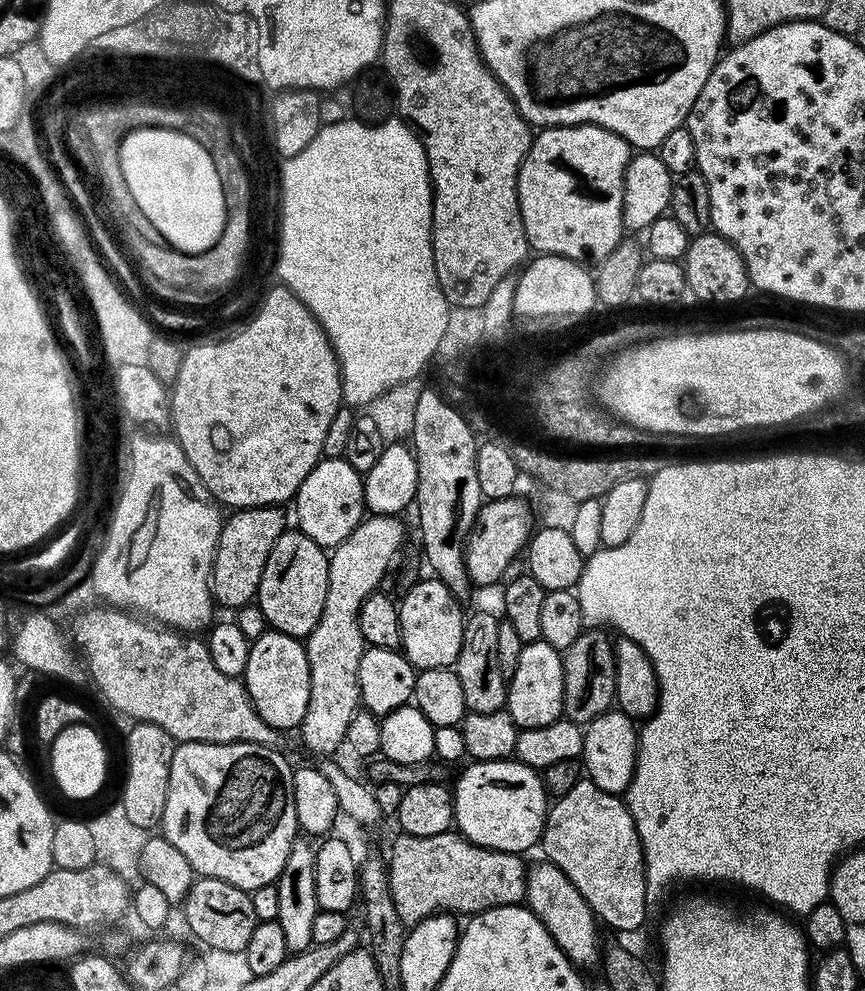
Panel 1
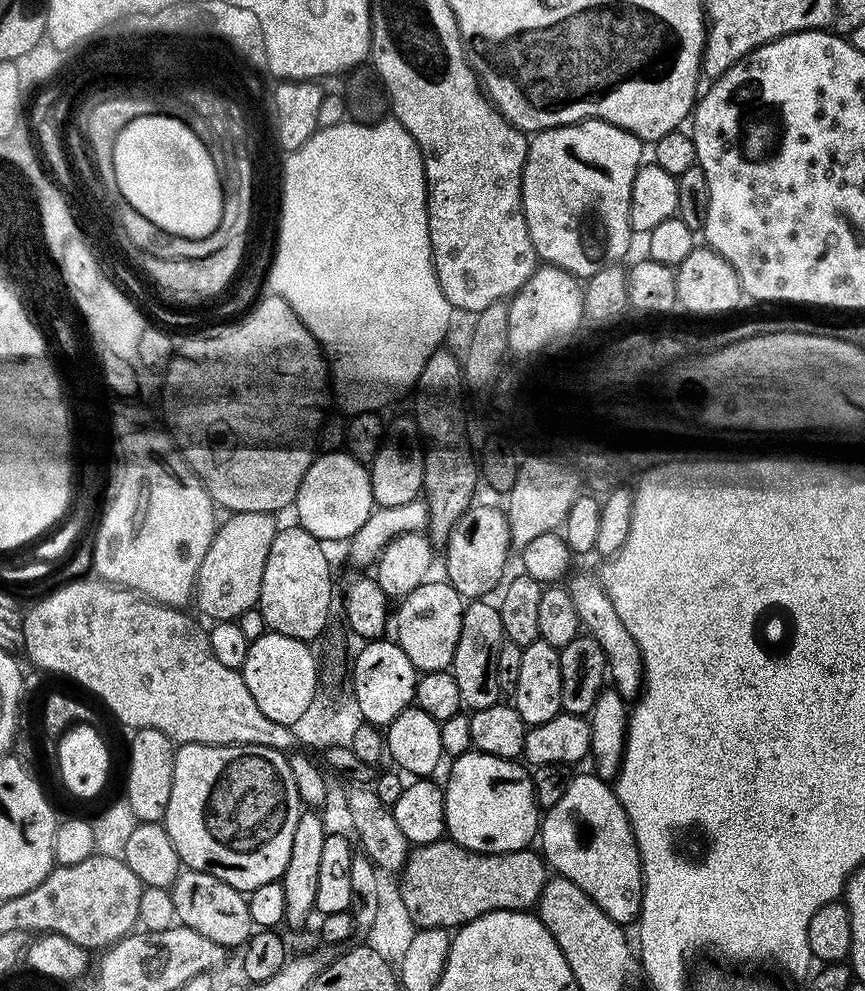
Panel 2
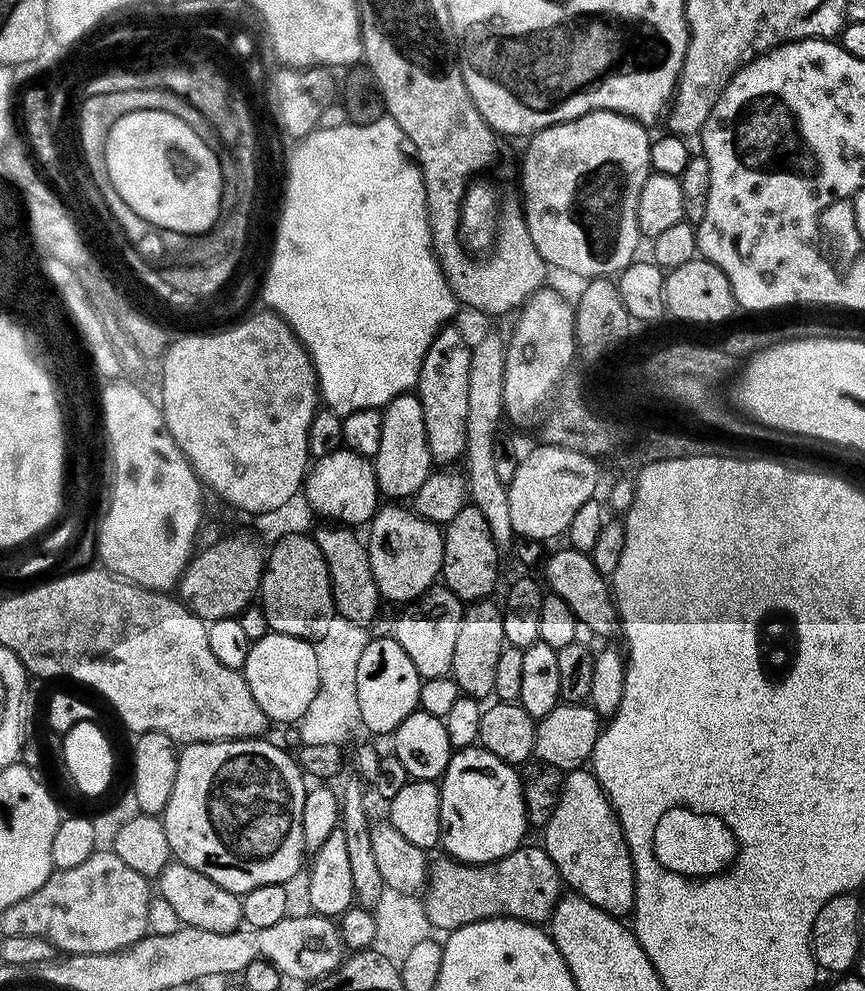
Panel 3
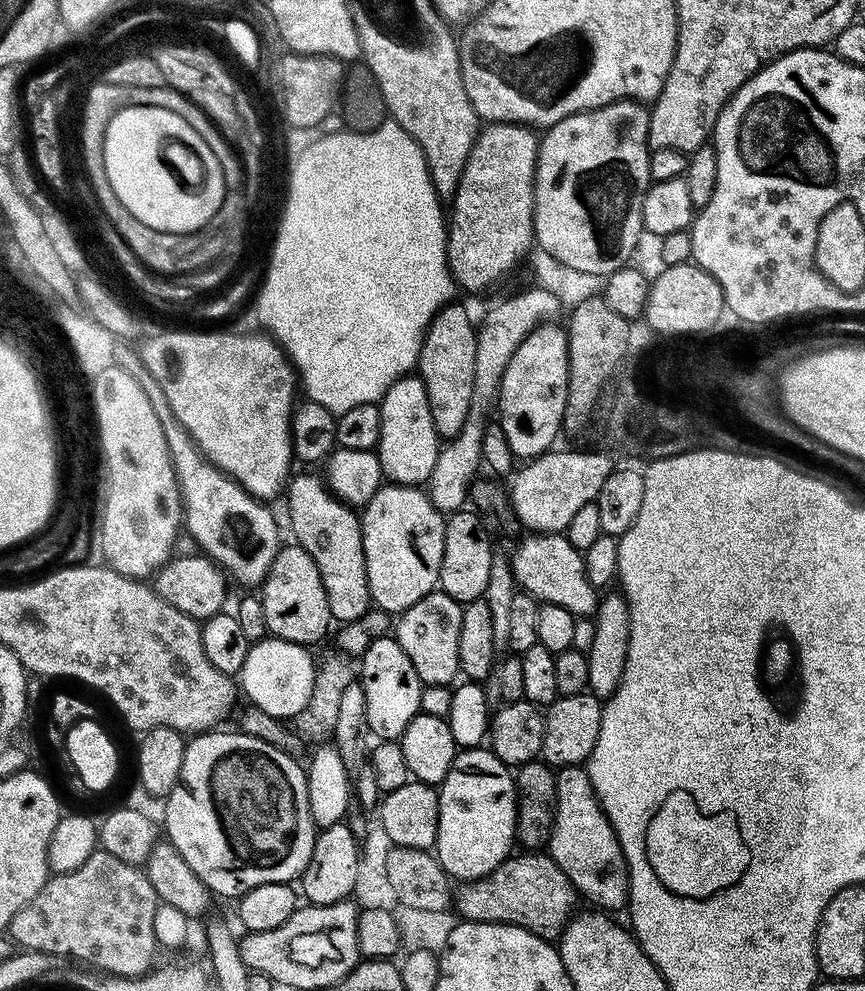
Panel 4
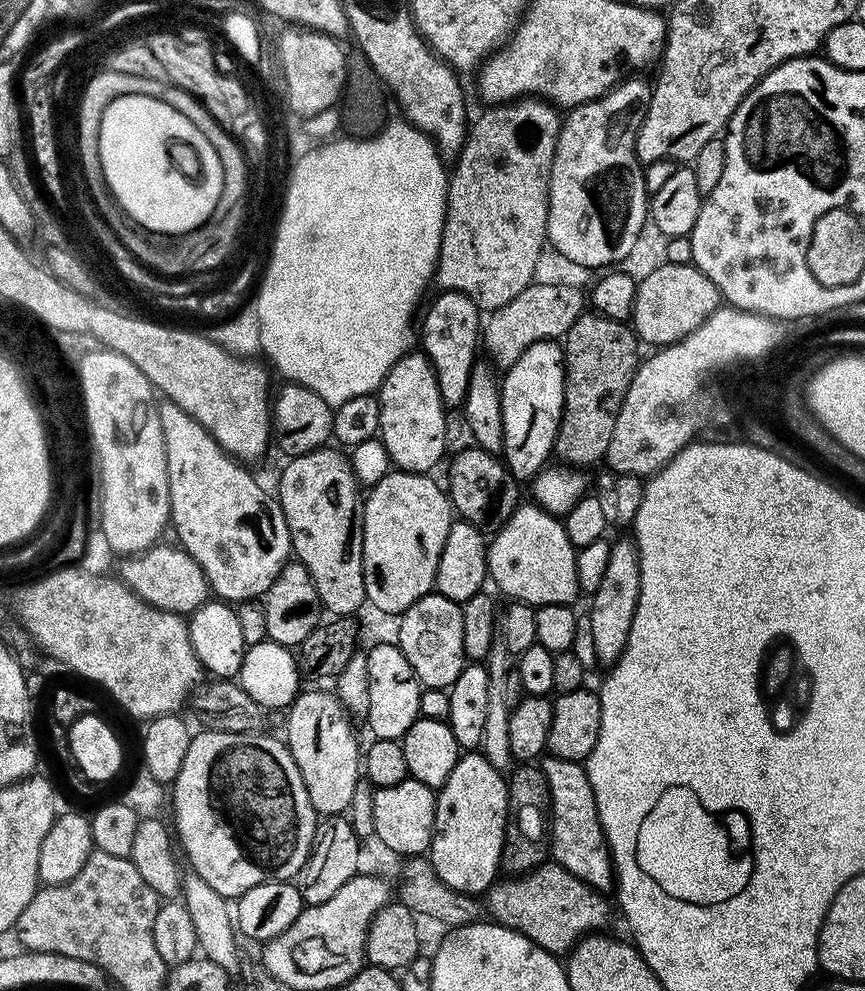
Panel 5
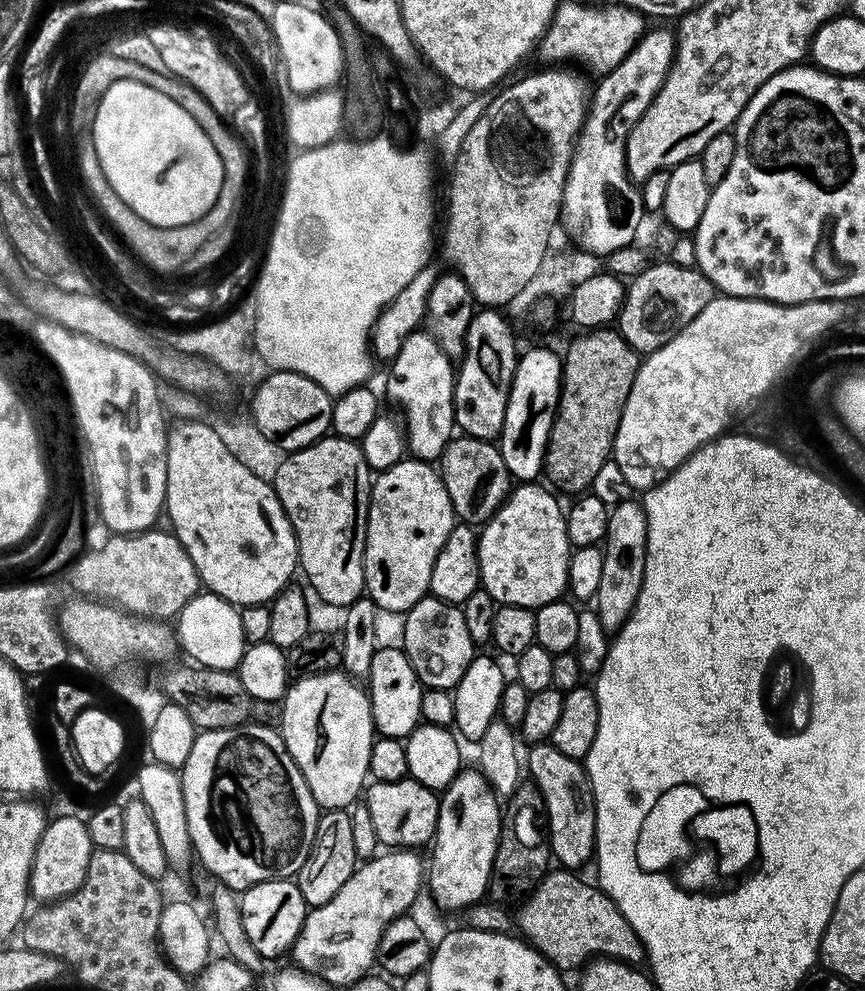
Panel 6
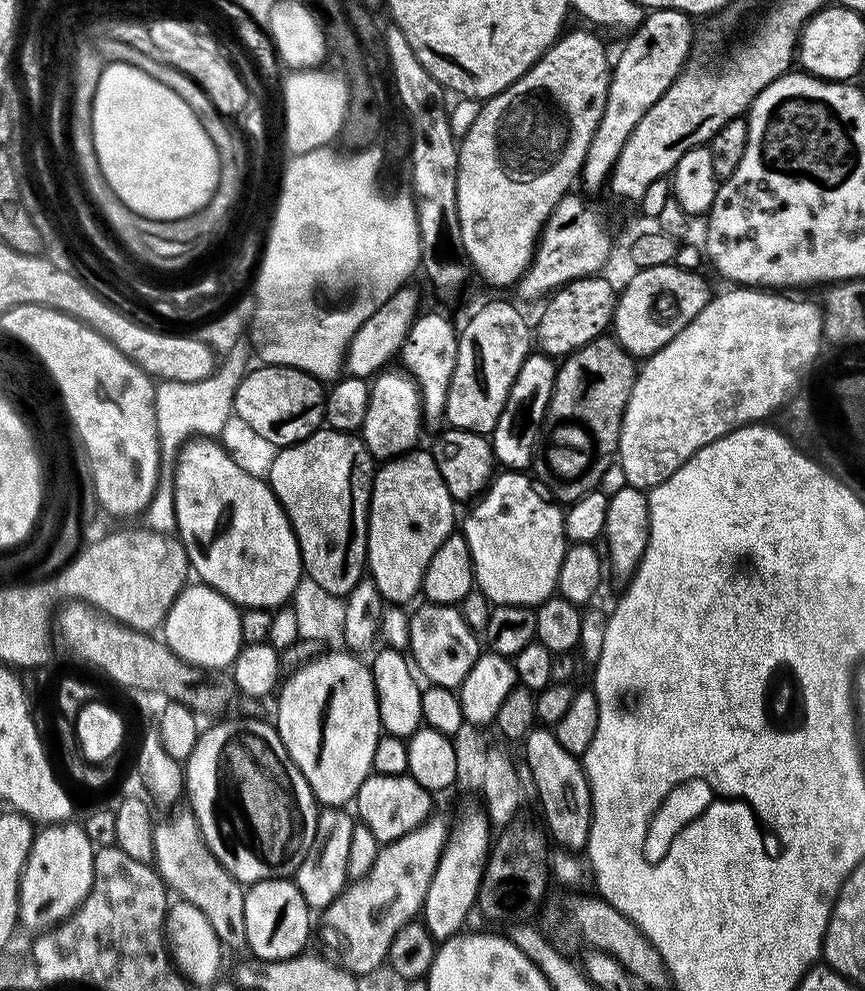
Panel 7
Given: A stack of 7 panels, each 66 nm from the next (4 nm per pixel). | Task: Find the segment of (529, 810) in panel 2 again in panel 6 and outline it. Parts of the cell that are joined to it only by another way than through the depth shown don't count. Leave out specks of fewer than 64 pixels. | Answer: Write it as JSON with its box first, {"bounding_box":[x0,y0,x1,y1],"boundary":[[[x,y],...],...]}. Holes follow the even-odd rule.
{"bounding_box":[426,770,502,912],"boundary":[[[461,770],[458,775],[450,782],[448,788],[443,789],[442,795],[440,796],[440,809],[438,810],[438,826],[436,827],[436,834],[434,839],[431,841],[430,849],[432,848],[432,864],[430,860],[430,867],[426,872],[426,888],[432,891],[432,896],[436,899],[436,904],[440,908],[449,908],[450,911],[456,912],[459,910],[467,910],[471,904],[479,904],[485,899],[484,896],[490,892],[490,885],[493,883],[492,878],[492,867],[494,866],[494,858],[496,857],[496,851],[498,850],[498,842],[500,841],[500,830],[502,827],[502,804],[498,799],[496,792],[487,782],[481,771],[473,770]]]}

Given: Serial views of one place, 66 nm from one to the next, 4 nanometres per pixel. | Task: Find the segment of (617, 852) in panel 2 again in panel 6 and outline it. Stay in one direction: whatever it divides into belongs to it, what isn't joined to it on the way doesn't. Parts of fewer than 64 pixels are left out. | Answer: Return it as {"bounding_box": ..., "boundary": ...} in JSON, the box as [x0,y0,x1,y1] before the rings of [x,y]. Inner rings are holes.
{"bounding_box":[526,742,596,870],"boundary":[[[551,742],[534,744],[527,750],[526,772],[532,775],[529,776],[531,783],[544,795],[548,811],[548,839],[555,863],[568,870],[580,870],[587,860],[589,863],[593,859],[596,850],[596,804],[592,801],[592,785],[588,783],[585,765],[574,758],[566,758],[566,754],[562,754],[562,750],[558,750]]]}

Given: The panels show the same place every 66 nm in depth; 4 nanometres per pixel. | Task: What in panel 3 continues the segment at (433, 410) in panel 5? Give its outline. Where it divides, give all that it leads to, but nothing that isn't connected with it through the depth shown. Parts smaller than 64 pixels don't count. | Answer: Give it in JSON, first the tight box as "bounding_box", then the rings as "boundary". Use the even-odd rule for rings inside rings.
{"bounding_box":[374,394,434,502],"boundary":[[[415,394],[396,396],[384,405],[382,418],[382,443],[378,446],[378,454],[374,458],[377,484],[381,497],[391,498],[396,502],[404,502],[415,496],[426,482],[426,478],[434,471],[434,461],[430,454],[430,446],[426,442],[426,422],[422,418],[422,402]]]}

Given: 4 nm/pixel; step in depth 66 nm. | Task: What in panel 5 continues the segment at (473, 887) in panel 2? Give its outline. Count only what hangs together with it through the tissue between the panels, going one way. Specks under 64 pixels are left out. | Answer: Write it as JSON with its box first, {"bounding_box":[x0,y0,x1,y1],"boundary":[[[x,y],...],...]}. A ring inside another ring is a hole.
{"bounding_box":[486,862,612,958],"boundary":[[[555,862],[540,864],[523,876],[497,879],[486,899],[487,915],[489,912],[495,923],[530,938],[557,958],[568,954],[585,936],[603,933],[612,920],[605,897]]]}

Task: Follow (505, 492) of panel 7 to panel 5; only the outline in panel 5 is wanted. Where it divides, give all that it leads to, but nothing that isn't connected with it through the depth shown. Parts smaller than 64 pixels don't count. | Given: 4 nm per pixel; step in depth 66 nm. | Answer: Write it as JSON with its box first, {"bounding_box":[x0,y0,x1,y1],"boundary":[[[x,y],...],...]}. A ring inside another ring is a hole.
{"bounding_box":[488,502,581,605],"boundary":[[[535,502],[521,503],[513,515],[500,525],[496,537],[491,537],[488,545],[488,575],[491,583],[496,583],[500,592],[505,592],[512,602],[531,604],[566,604],[571,605],[575,596],[581,595],[576,573],[577,549],[573,548],[570,538],[566,534],[563,523],[557,517],[541,508]]]}

